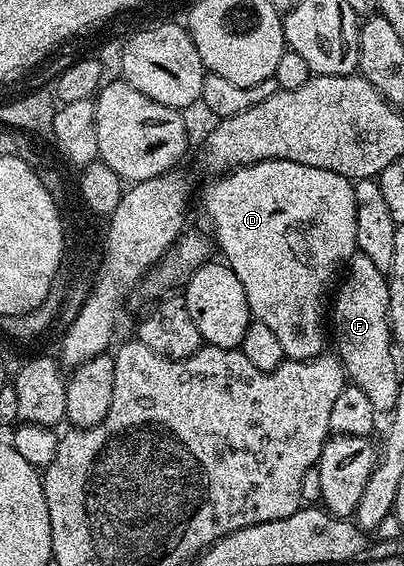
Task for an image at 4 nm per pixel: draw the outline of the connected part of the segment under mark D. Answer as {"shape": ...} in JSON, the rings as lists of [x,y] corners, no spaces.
{"shape":[[[282,159],[235,167],[224,177],[214,179],[217,179],[214,183],[206,185],[201,203],[213,222],[220,258],[239,277],[243,293],[247,293],[252,318],[275,332],[286,359],[313,359],[322,354],[325,335],[321,332],[321,318],[327,315],[325,294],[330,294],[343,264],[357,251],[353,183],[339,173]]]}

